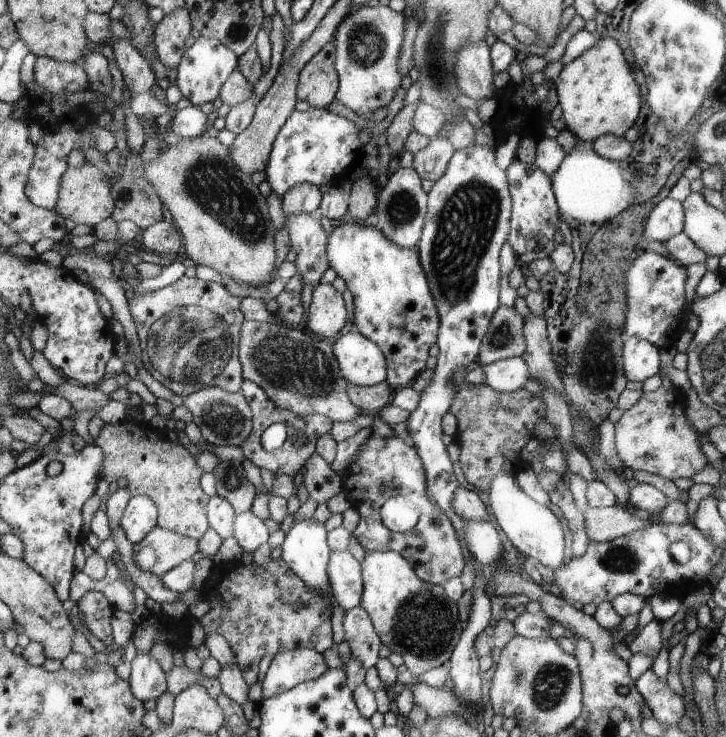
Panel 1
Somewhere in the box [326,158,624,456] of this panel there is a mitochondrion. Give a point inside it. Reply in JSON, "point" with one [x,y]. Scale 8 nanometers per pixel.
{"point":[468,221]}

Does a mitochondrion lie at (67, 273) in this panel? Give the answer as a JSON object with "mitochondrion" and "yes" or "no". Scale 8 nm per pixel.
{"mitochondrion":"no"}

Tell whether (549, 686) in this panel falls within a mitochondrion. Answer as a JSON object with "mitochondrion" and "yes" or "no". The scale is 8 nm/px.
{"mitochondrion":"yes"}

